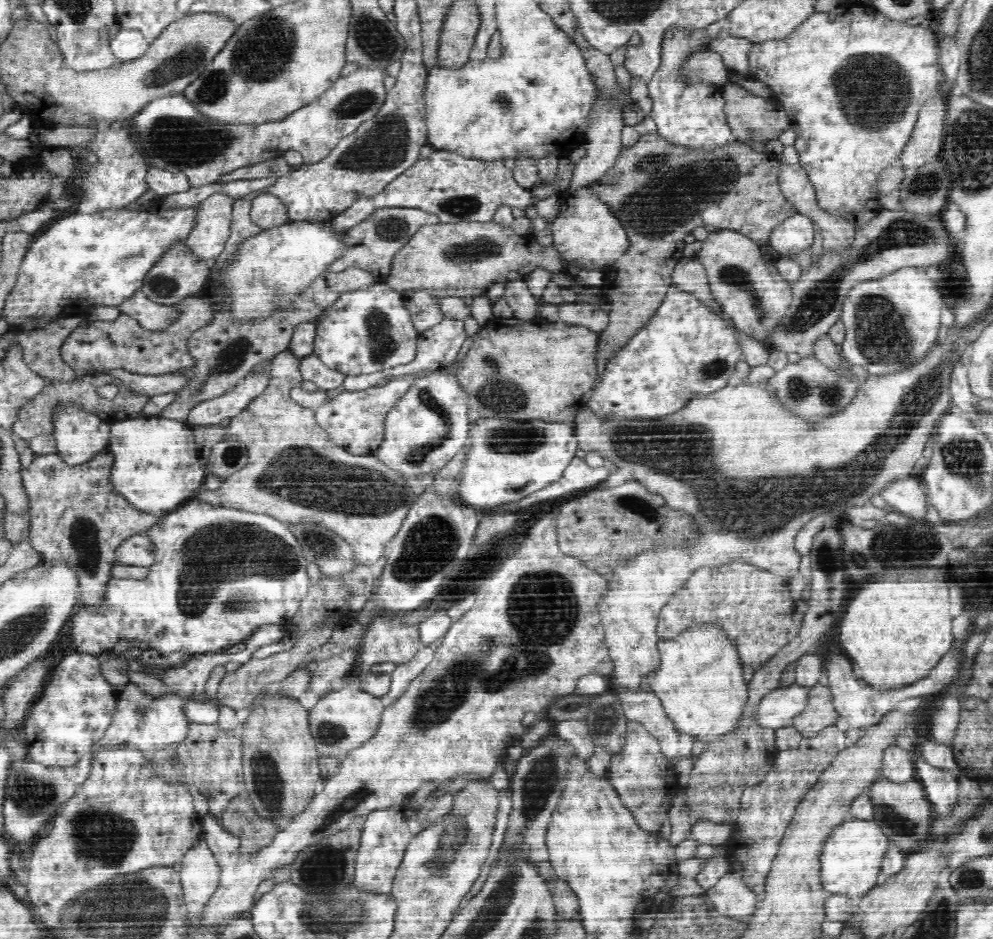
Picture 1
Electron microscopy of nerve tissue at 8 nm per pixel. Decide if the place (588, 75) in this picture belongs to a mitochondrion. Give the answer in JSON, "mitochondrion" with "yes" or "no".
{"mitochondrion":"no"}

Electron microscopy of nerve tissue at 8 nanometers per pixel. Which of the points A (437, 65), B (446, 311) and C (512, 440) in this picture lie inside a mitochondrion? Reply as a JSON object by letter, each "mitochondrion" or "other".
{"A":"other","B":"other","C":"mitochondrion"}

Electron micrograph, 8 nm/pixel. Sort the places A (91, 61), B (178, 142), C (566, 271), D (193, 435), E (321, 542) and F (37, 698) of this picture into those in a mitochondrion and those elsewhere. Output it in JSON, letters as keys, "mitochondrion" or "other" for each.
{"A":"other","B":"mitochondrion","C":"other","D":"other","E":"mitochondrion","F":"other"}

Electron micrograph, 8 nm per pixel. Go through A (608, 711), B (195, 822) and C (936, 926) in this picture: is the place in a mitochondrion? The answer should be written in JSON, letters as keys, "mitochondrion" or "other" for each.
{"A":"mitochondrion","B":"other","C":"mitochondrion"}

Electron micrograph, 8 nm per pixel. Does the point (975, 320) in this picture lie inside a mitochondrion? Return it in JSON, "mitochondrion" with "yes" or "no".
{"mitochondrion":"yes"}

